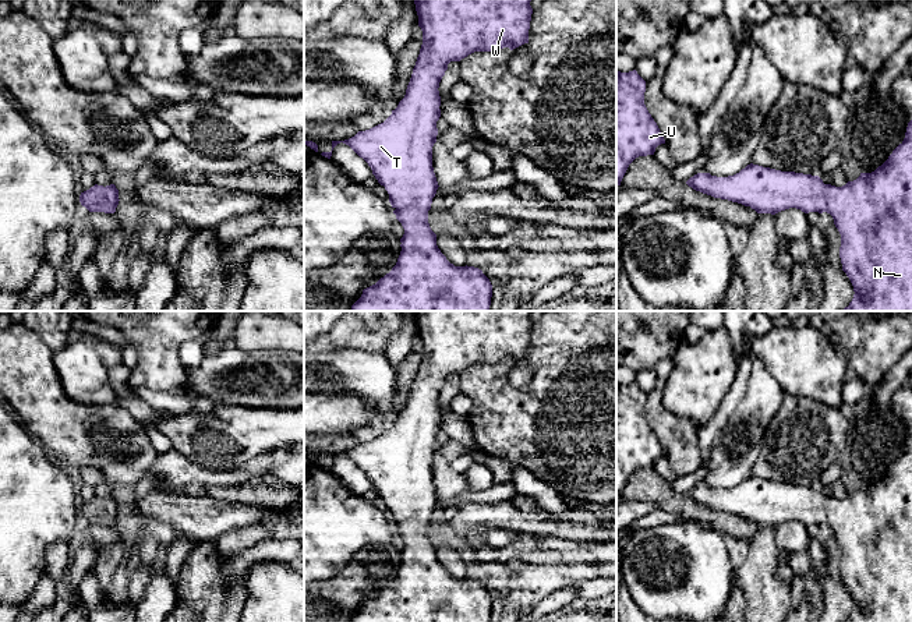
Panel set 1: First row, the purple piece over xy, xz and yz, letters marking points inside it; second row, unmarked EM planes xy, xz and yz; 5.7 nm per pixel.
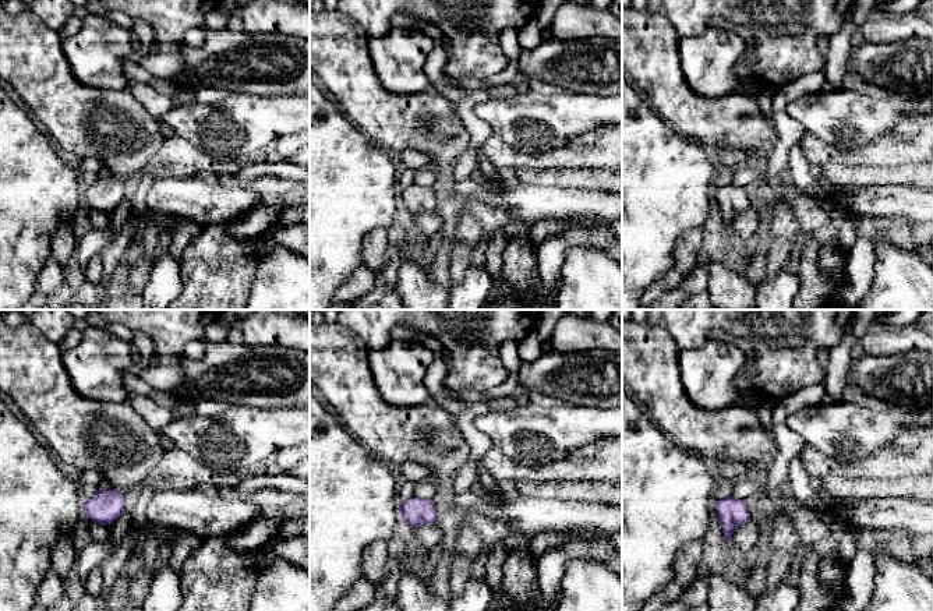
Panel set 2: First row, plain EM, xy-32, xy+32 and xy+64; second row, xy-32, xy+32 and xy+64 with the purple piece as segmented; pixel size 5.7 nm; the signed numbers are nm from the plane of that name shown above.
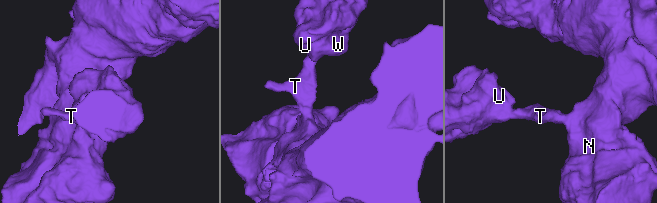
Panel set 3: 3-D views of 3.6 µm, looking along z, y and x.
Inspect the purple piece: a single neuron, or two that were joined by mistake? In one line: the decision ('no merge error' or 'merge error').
no merge error

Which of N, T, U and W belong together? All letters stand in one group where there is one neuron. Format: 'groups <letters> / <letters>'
groups N T U W

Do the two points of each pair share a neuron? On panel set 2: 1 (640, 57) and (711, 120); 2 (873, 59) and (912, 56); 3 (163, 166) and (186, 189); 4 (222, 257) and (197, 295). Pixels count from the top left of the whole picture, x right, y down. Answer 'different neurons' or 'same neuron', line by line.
1: same neuron
2: same neuron
3: different neurons
4: same neuron

